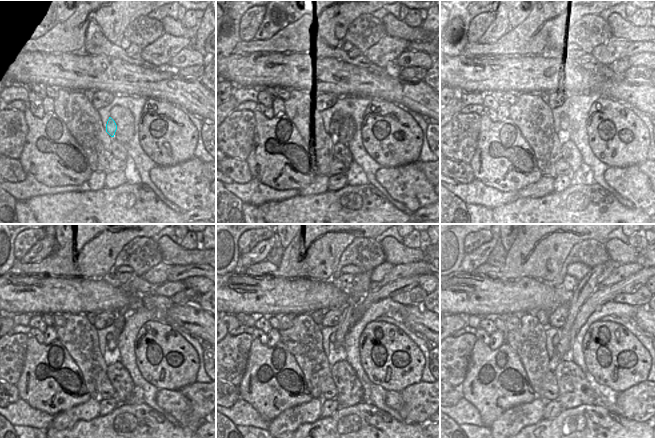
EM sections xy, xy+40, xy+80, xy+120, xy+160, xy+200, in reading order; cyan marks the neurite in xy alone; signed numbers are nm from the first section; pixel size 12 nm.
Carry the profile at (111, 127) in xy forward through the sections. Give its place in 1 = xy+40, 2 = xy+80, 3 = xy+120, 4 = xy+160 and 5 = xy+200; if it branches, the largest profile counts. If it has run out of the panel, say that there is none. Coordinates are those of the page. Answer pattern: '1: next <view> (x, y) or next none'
1: next xy+40 (334, 127)
2: next xy+80 (564, 125)
3: next xy+120 (120, 320)
4: next xy+160 (358, 289)
5: next xy+200 (585, 288)

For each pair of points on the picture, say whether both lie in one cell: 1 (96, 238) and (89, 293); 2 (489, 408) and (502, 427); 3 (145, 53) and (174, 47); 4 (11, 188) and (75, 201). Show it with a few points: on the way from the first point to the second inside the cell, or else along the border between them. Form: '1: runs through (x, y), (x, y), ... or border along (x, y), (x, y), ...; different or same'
1: border along (74, 276), (82, 278), (103, 277); different
2: border along (517, 405), (506, 409), (489, 427); different
3: runs through (152, 53), (159, 53), (167, 47); same
4: border along (66, 191), (36, 195), (24, 201); different

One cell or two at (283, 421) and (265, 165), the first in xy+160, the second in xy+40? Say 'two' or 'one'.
two

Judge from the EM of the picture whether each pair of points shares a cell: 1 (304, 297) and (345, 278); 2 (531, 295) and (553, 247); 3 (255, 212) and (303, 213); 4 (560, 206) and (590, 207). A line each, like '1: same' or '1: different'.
1: different
2: different
3: different
4: same

